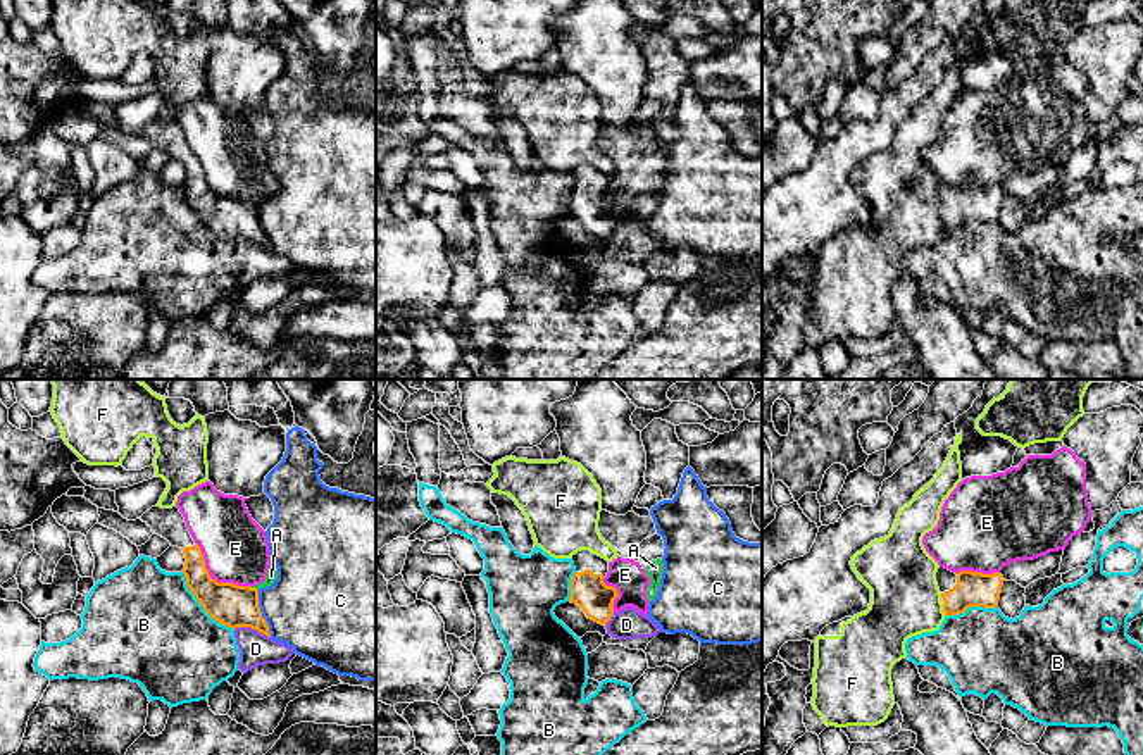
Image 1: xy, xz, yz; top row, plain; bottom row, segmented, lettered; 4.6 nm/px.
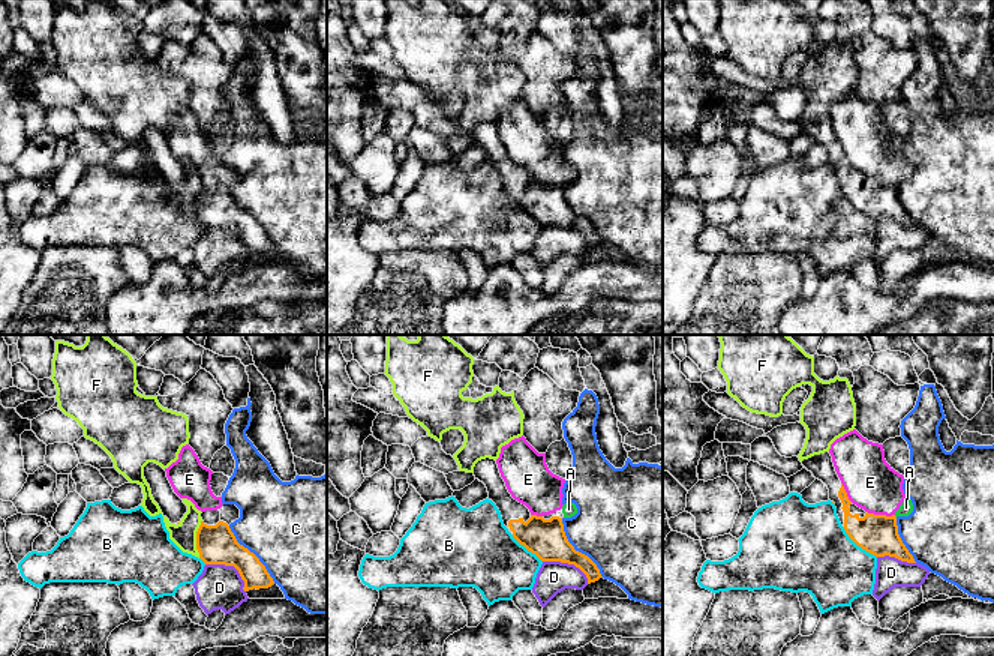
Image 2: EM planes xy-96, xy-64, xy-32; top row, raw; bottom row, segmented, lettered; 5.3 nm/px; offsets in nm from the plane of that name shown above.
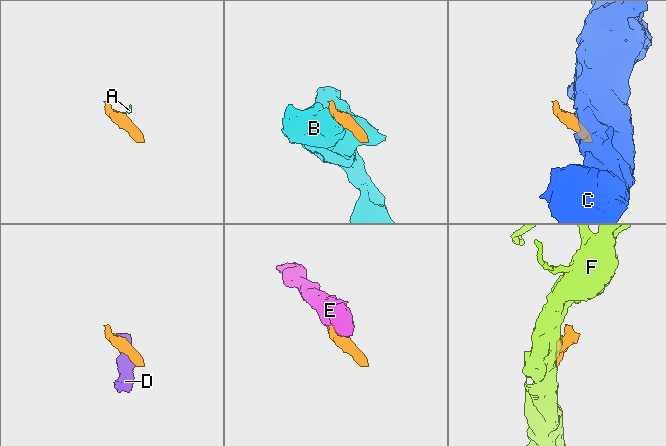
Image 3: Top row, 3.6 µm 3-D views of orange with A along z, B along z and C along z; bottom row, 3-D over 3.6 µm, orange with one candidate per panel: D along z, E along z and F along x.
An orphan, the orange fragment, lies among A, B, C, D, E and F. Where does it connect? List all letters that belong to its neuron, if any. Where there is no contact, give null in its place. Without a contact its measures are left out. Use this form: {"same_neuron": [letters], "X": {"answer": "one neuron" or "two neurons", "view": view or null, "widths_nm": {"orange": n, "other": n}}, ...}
{"same_neuron": [], "A": {"answer": "two neurons", "view": "xy", "widths_nm": {"orange": 200, "other": 50}}, "B": {"answer": "two neurons", "view": "xy", "widths_nm": {"orange": 200, "other": 500}}, "C": {"answer": "two neurons", "view": "xy", "widths_nm": {"orange": 200, "other": 420}}, "D": {"answer": "two neurons", "view": "xy", "widths_nm": {"orange": 200, "other": 160}}, "E": {"answer": "two neurons", "view": "xy", "widths_nm": {"orange": 200, "other": 300}}, "F": {"answer": "two neurons", "view": "yz", "widths_nm": {"orange": 160, "other": 320}}}

